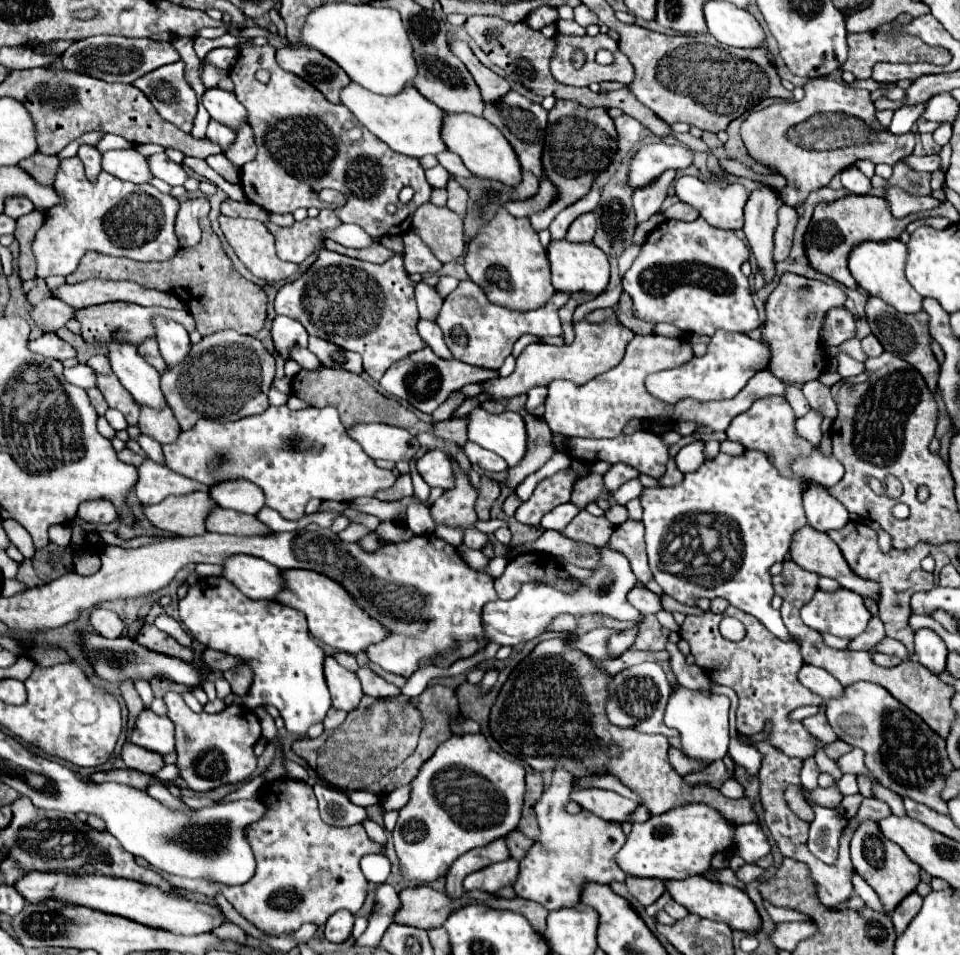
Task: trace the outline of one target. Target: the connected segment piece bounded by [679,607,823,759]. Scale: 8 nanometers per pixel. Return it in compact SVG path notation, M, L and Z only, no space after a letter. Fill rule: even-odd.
M727 607L723 613L713 613L707 611L705 615L689 615L681 629L679 629L681 639L685 639L691 645L691 653L695 657L695 663L703 667L709 673L709 679L719 685L731 687L737 697L739 697L739 709L737 709L737 731L743 735L755 735L763 731L765 723L771 721L773 733L769 735L769 743L775 745L777 749L785 751L789 757L801 757L807 759L815 753L815 745L821 745L815 737L811 737L805 727L799 721L789 721L787 715L789 711L801 707L801 705L823 705L823 699L819 695L813 695L803 687L797 679L799 667L803 667L803 659L799 653L799 643L797 639L791 641L781 641L775 635L759 623L753 615L747 615L745 611L739 611L737 607ZM723 617L735 617L739 619L747 635L741 639L737 645L723 639L719 633L719 621ZM737 651L737 655L735 655Z

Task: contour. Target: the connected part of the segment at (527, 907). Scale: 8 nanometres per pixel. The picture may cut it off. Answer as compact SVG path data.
M515 897L515 899L499 899L499 901L487 901L487 905L495 907L495 909L509 909L509 911L517 911L521 913L529 923L531 927L537 931L537 933L543 933L545 931L545 919L547 919L547 909L535 901L529 901L529 899L521 899L521 897Z

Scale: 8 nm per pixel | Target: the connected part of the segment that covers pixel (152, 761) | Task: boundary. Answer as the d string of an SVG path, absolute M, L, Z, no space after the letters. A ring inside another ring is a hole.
M125 743L123 745L121 757L123 757L123 761L125 761L125 765L129 769L135 769L135 771L141 771L141 773L149 773L149 775L155 775L165 765L161 755L157 755L157 753L149 751L149 749L137 747L133 743Z

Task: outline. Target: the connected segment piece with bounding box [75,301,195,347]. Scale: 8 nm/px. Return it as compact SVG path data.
M113 301L113 303L85 307L83 311L77 311L75 319L81 323L83 339L87 343L107 345L111 339L115 339L115 343L135 343L135 347L137 347L139 343L143 343L143 339L155 337L155 327L151 327L151 319L155 315L167 315L169 319L181 323L189 333L195 331L195 319L189 315L187 309L175 311L175 309L163 309L163 307L143 307L137 303L125 303L125 301Z

